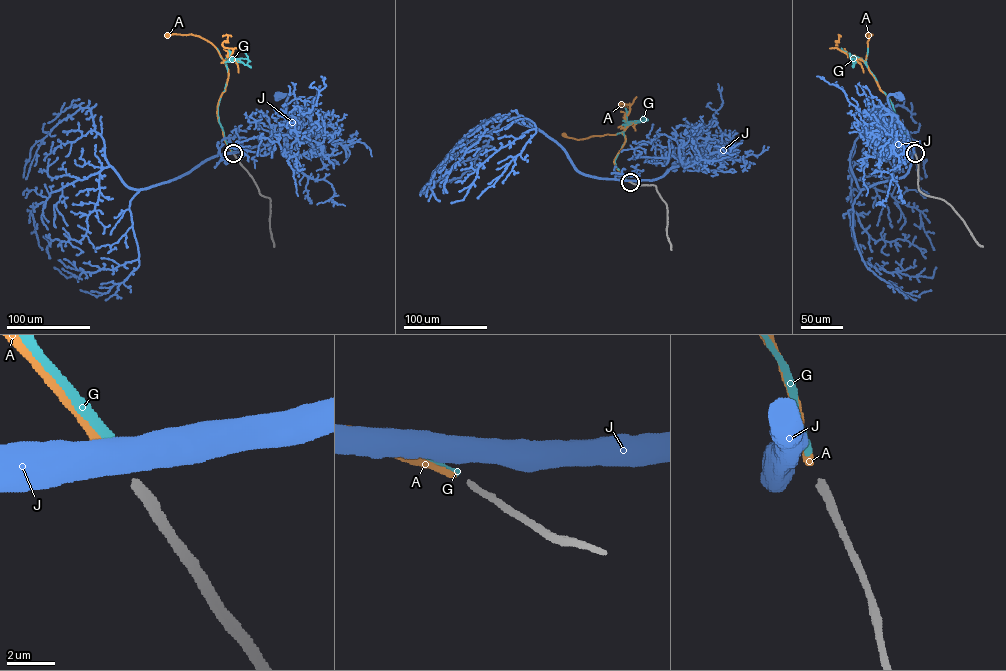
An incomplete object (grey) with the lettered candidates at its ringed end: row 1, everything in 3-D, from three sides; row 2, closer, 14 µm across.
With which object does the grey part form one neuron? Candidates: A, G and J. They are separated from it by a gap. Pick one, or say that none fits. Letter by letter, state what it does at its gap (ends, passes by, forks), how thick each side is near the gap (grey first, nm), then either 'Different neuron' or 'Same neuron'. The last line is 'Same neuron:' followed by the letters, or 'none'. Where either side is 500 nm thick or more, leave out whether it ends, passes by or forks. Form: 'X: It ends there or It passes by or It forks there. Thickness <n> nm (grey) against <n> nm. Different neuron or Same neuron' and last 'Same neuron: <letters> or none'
A: It ends there. Thickness 320 nm (grey) against 320 nm. Same neuron
G: It ends there. Thickness 320 nm (grey) against 260 nm. Different neuron
J: Thickness 320 nm (grey) against 900 nm. Different neuron
Same neuron: A

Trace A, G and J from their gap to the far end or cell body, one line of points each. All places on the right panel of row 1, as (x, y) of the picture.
A: (914, 153), (890, 100), (865, 62), (867, 41), (872, 34), (867, 35)
G: (914, 152), (892, 104), (874, 75), (864, 61), (856, 57), (851, 59), (849, 53)
J: (914, 153), (913, 147), (900, 133), (888, 100), (889, 95), (898, 94)

